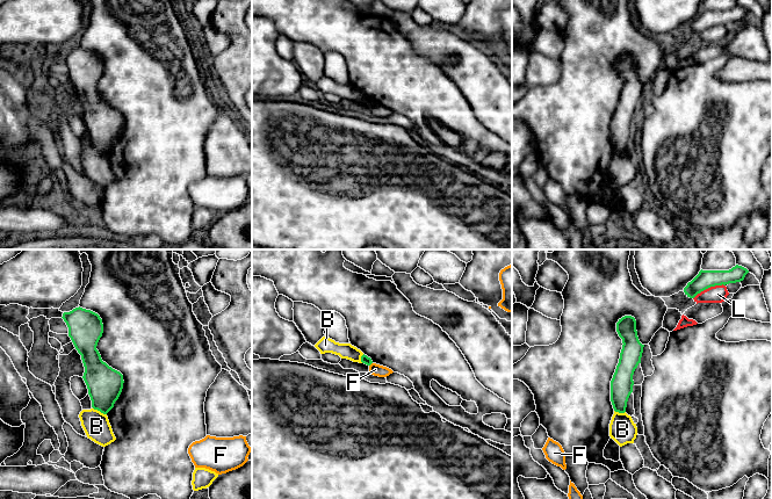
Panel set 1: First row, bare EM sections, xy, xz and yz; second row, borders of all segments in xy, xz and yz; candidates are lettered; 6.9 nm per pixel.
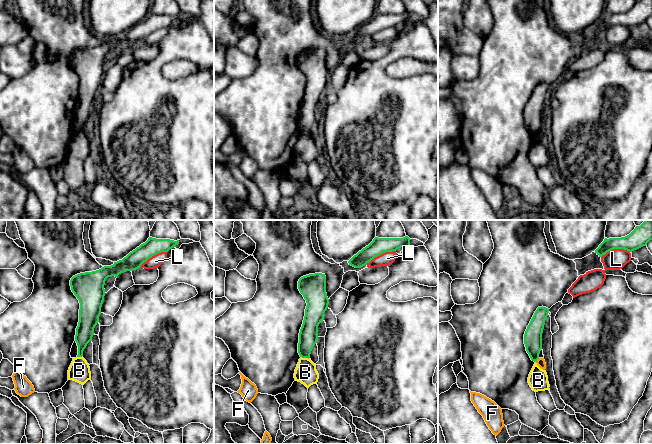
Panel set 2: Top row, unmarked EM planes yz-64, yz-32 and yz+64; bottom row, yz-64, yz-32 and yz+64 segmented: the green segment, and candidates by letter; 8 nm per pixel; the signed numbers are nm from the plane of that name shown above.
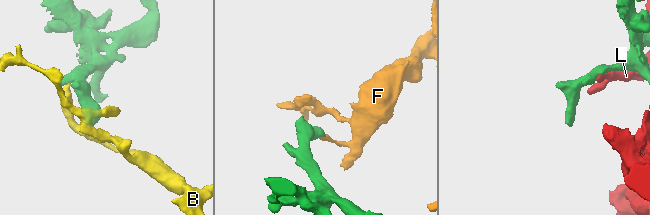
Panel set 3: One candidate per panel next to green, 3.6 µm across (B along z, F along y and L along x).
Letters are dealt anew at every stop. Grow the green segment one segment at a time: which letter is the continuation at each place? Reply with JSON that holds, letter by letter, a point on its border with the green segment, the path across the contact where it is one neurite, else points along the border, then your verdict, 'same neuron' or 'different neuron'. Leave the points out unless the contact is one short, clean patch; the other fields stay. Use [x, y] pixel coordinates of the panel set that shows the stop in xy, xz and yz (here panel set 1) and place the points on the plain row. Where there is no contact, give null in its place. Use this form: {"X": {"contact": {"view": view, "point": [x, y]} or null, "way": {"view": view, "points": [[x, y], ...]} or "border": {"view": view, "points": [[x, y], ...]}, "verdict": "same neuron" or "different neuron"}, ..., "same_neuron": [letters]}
{"B": {"contact": {"view": "xy", "point": [100, 151]}, "border": {"view": "xy", "points": [[93, 147], [106, 154]]}, "verdict": "different neuron"}, "F": {"contact": {"view": "xz", "point": [370, 103]}, "border": {"view": "xz", "points": [[372, 102], [369, 106]]}, "verdict": "different neuron"}, "L": {"contact": {"view": "yz", "point": [708, 27]}, "verdict": "different neuron"}, "same_neuron": []}

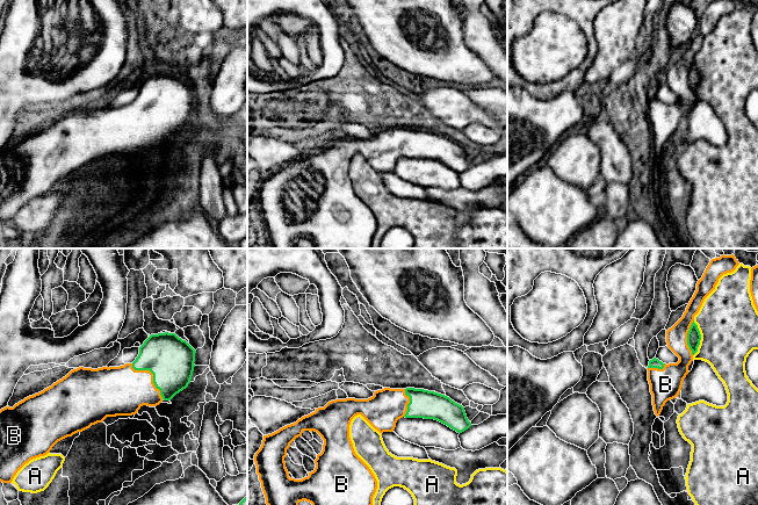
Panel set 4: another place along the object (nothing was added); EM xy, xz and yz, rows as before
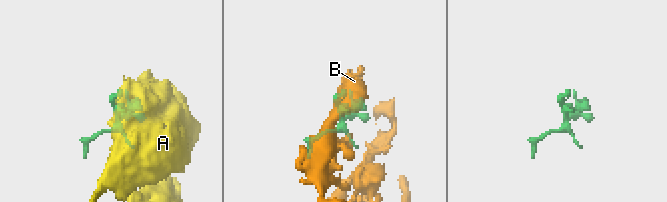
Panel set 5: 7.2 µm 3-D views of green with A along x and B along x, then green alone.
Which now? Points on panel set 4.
{"A": {"contact": {"view": "yz", "point": [700, 78]}, "verdict": "different neuron"}, "B": {"contact": {"view": "xy", "point": [153, 115]}, "verdict": "same neuron"}, "same_neuron": ["B"]}

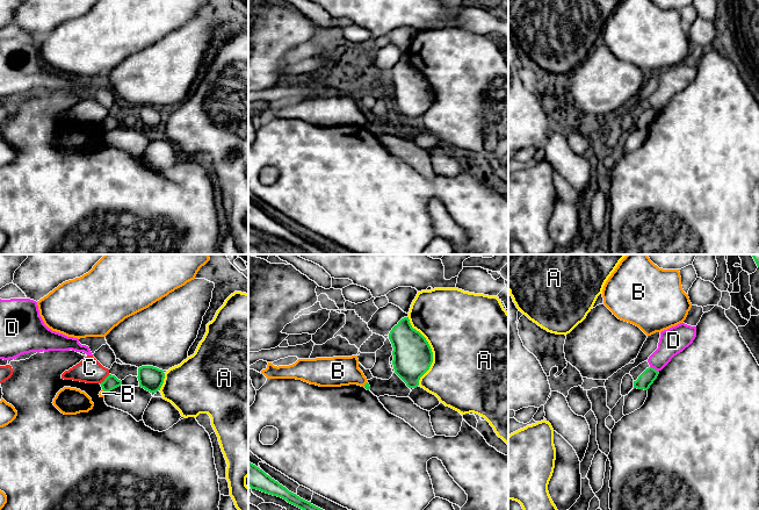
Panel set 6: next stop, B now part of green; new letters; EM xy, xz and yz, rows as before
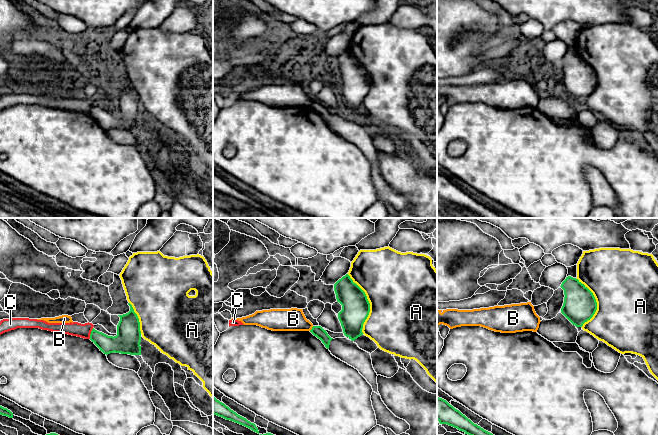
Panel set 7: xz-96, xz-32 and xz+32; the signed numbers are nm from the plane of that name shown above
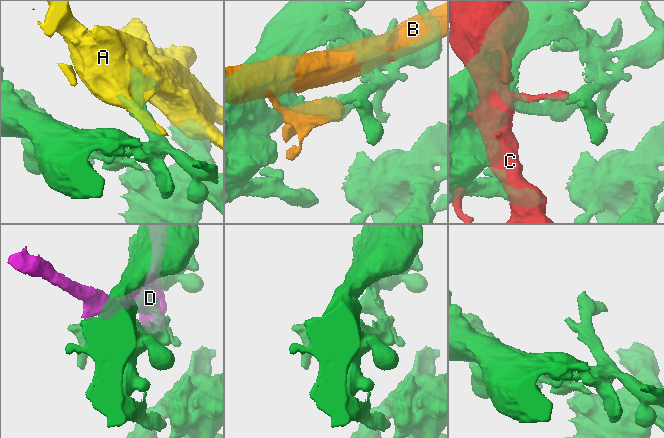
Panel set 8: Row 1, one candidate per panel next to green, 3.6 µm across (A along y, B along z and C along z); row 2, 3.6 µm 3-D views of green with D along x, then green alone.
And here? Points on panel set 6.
{"A": {"contact": {"view": "xz", "point": [431, 90]}, "verdict": "different neuron"}, "B": {"contact": {"view": "xy", "point": [103, 129]}, "border": {"view": "xy", "points": [[102, 128], [105, 133]]}, "verdict": "different neuron"}, "C": {"contact": {"view": "xy", "point": [105, 119]}, "verdict": "different neuron"}, "D": {"contact": {"view": "yz", "point": [653, 108]}, "verdict": "different neuron"}, "same_neuron": []}

